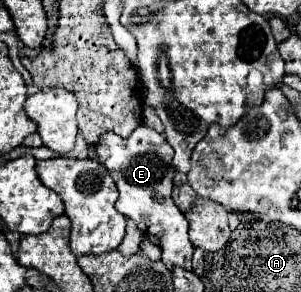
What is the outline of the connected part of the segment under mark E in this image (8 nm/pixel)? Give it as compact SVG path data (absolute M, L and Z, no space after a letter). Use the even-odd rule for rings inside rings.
M141 124L129 138L121 138L107 130L101 134L99 142L95 144L97 150L97 160L105 164L109 170L111 178L117 184L119 190L119 200L115 202L117 210L135 220L137 228L145 236L155 236L159 238L161 250L163 250L163 264L173 270L175 266L181 266L185 270L191 270L191 256L193 256L193 244L187 236L187 220L171 200L171 190L173 190L173 176L175 168L171 164L173 158L173 148L165 142L163 134L157 130Z

